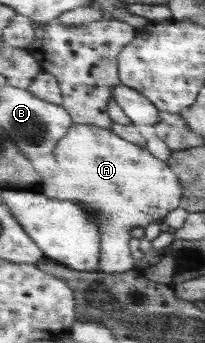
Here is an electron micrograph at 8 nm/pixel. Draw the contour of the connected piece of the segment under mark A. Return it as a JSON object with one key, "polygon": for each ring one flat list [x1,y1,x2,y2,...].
{"polygon":[[74,123,54,147,54,157,56,157,58,168,56,168,56,172,52,172,52,176,42,179,44,189,39,190,53,200,78,200,92,214,96,214,94,218,98,220,101,236,99,261,102,264,97,271,124,273,135,269,135,261,132,259,128,246,132,239,130,228,162,221,168,213,179,207,180,200,183,199,180,179,170,169,167,161,160,161,160,158,154,157,146,149,146,146,134,145,134,143,118,137,110,129,98,127,98,125]]}

